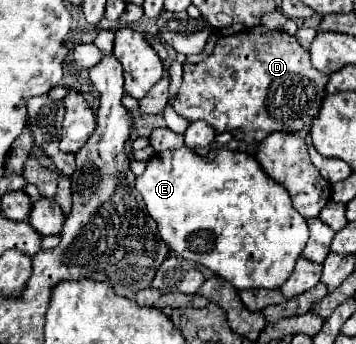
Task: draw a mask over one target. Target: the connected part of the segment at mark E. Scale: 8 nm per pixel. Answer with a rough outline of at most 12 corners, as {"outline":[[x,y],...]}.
{"outline":[[187,146],[137,190],[179,258],[283,286],[309,238],[247,152]]}

